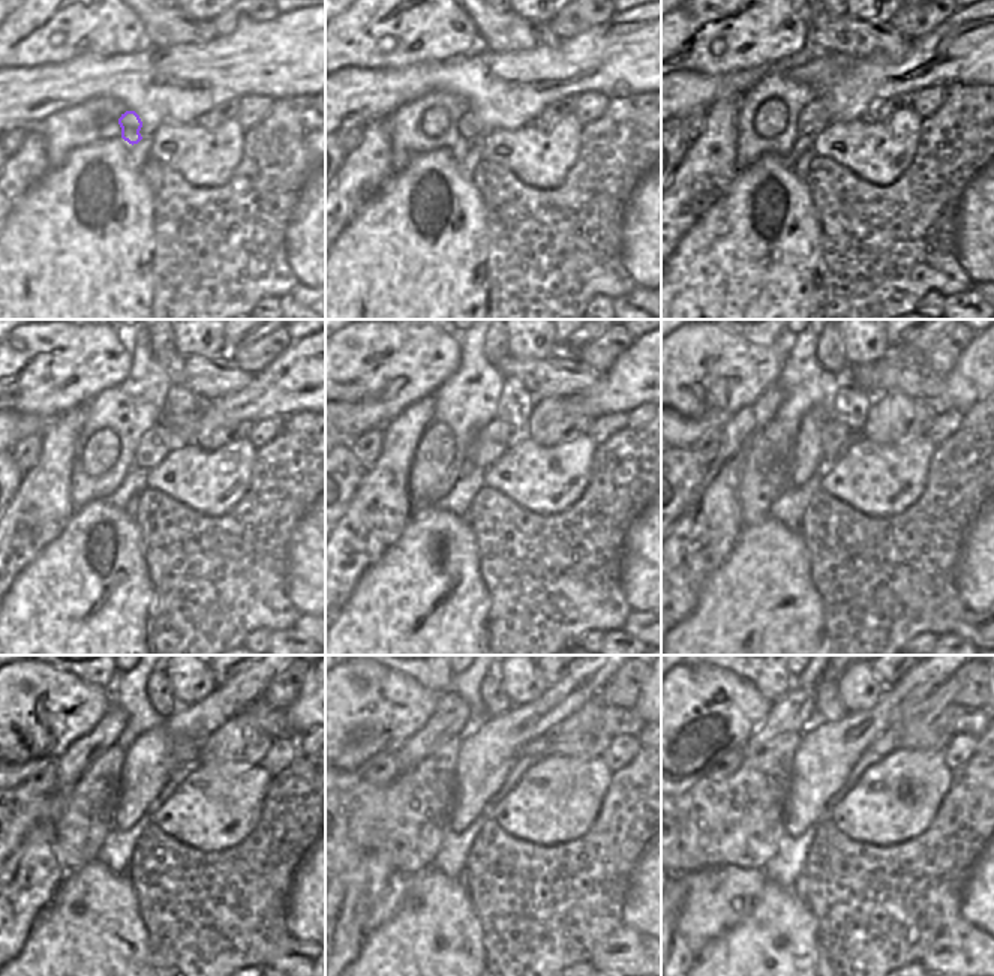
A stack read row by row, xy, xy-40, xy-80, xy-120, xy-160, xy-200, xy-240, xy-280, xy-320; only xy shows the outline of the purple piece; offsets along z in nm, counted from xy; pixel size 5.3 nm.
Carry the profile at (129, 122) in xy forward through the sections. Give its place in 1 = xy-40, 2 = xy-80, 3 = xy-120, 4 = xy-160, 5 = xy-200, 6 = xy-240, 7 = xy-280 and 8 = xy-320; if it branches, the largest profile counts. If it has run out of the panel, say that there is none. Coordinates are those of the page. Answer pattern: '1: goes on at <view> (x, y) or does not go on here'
1: goes on at xy-40 (470, 126)
2: goes on at xy-80 (814, 117)
3: goes on at xy-120 (182, 405)
4: goes on at xy-160 (516, 404)
5: goes on at xy-200 (850, 407)
6: goes on at xy-240 (185, 748)
7: goes on at xy-280 (540, 747)
8: goes on at xy-320 (888, 742)

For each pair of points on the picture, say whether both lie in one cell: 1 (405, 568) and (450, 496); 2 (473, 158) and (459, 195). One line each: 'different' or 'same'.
1: different
2: different

